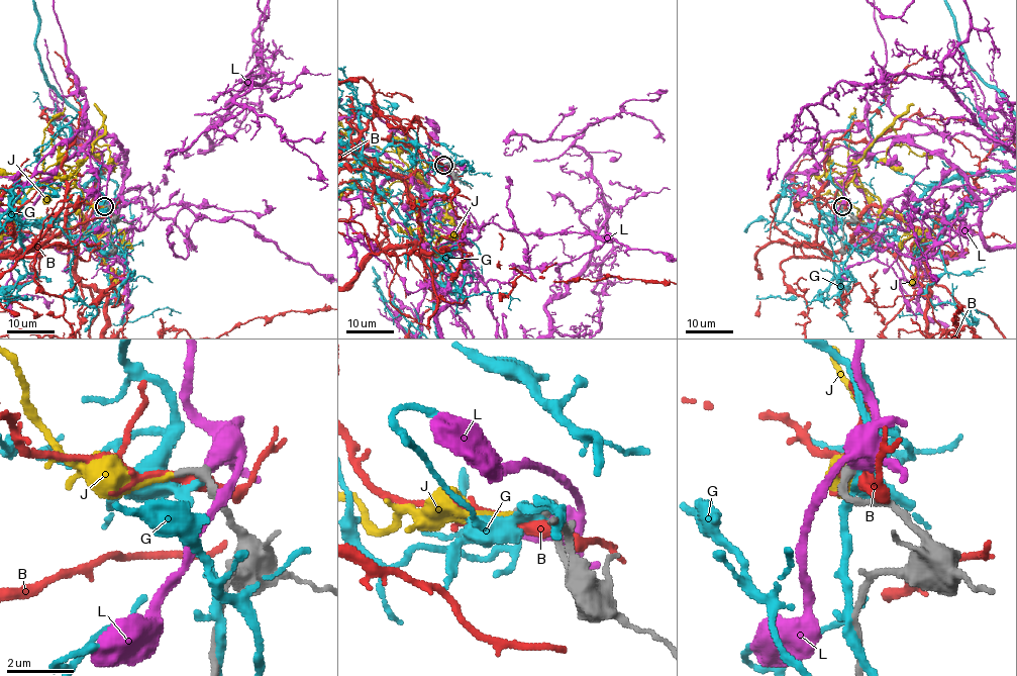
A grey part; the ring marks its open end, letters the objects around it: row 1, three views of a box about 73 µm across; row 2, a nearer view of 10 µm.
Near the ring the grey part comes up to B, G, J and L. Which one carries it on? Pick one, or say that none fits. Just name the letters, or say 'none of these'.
J

